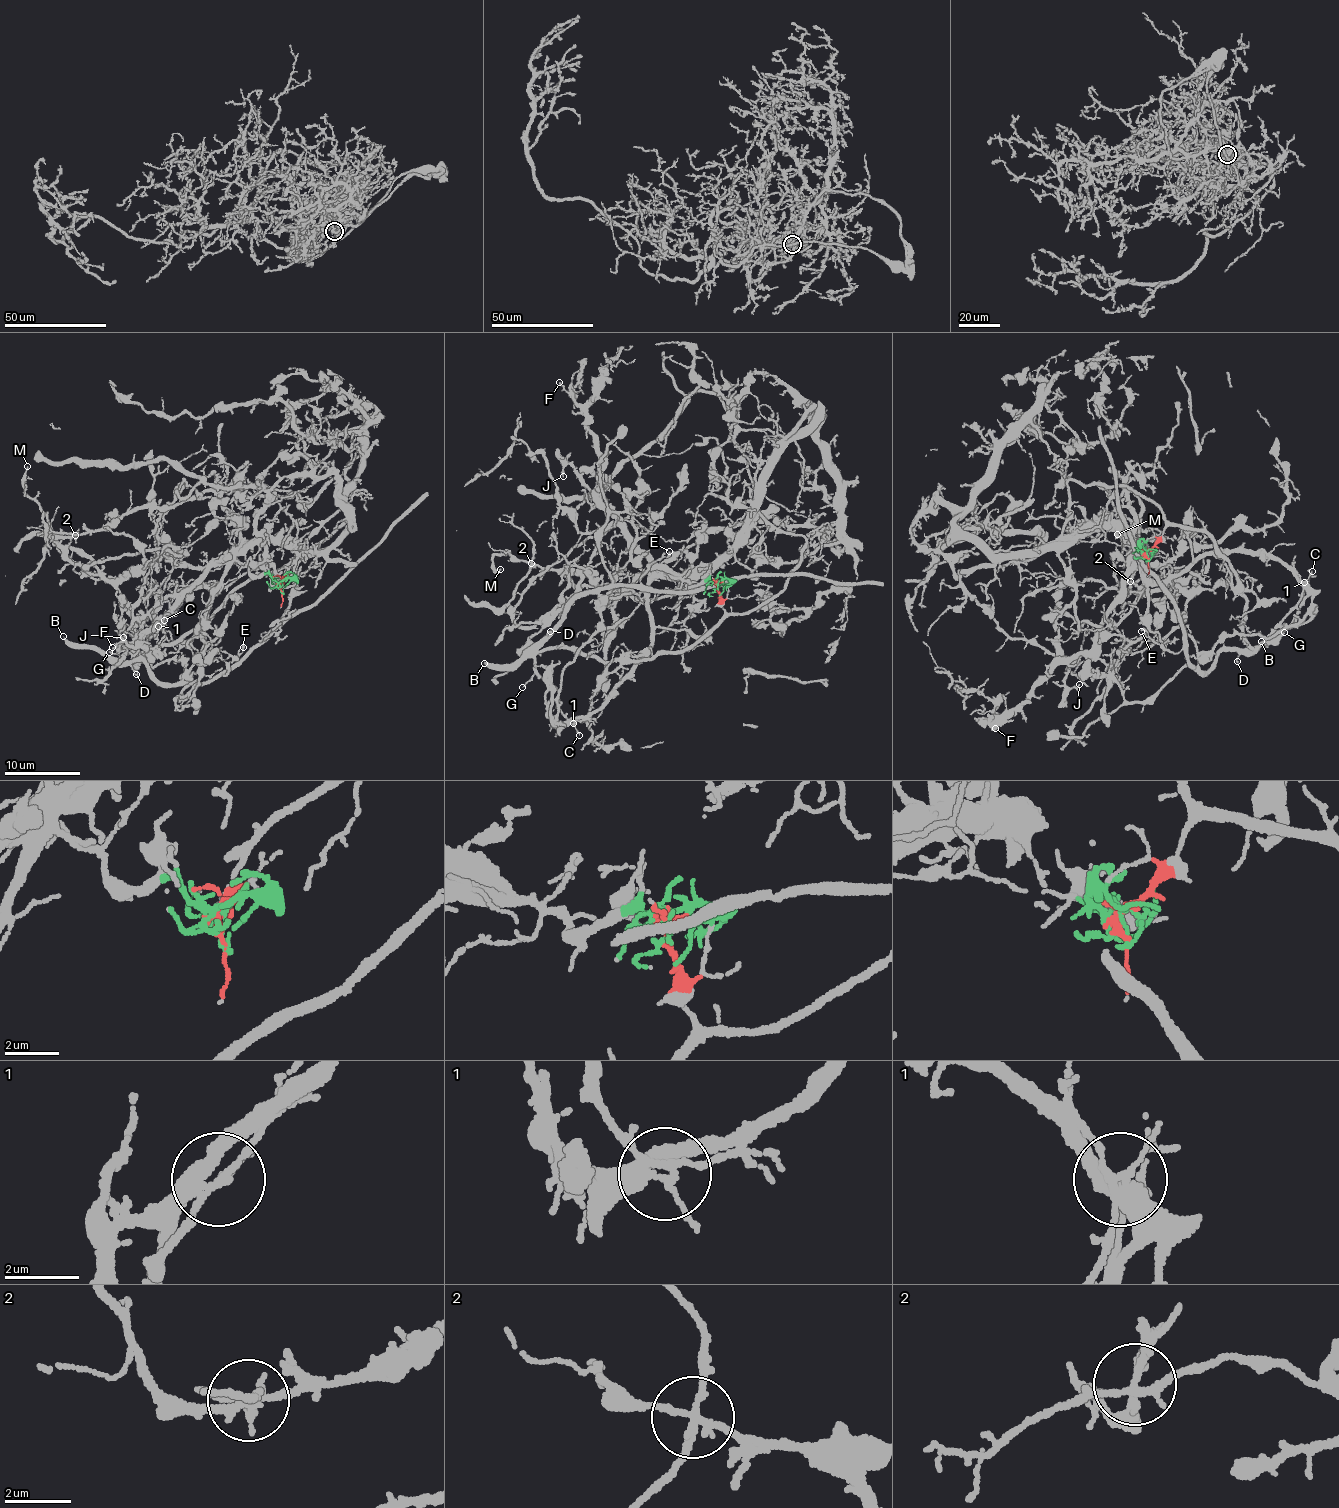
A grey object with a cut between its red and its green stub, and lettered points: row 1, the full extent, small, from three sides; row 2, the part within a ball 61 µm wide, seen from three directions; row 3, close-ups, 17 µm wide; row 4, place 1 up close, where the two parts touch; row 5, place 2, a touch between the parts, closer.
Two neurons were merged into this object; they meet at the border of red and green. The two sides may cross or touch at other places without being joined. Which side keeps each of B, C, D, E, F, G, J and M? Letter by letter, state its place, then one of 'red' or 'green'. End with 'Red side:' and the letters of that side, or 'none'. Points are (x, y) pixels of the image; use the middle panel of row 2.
B: place (484, 663); red
C: place (579, 735); red
D: place (550, 631); red
E: place (669, 551); red
F: place (559, 382); green
G: place (522, 687); red
J: place (563, 476); green
M: place (500, 569); green
Red side: B, C, D, E, G

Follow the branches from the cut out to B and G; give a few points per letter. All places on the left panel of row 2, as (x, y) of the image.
B: (281, 585), (286, 567), (252, 577), (228, 592), (205, 622), (132, 662), (73, 648), (62, 637)
G: (281, 585), (286, 567), (252, 577), (228, 592), (205, 622), (132, 662), (123, 663), (122, 657), (109, 652)

